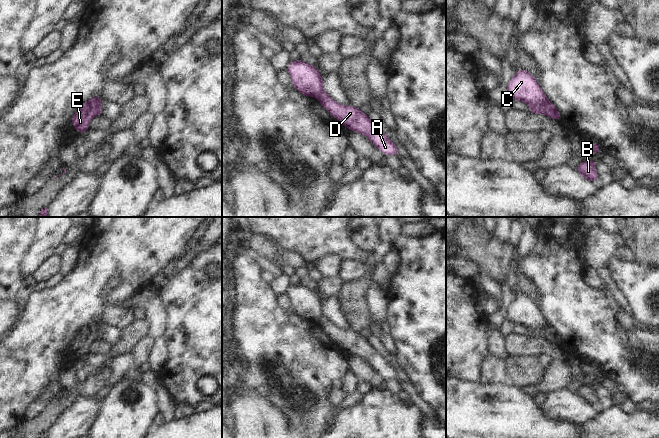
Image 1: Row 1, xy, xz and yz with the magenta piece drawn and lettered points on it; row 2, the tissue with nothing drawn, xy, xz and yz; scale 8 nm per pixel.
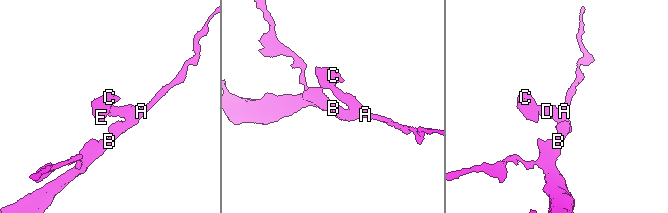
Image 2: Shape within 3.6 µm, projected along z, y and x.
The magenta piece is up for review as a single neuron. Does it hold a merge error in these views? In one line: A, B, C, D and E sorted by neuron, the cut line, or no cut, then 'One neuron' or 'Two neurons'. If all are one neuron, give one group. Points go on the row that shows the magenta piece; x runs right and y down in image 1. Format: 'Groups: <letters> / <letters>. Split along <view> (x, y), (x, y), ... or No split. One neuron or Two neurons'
Groups: A B D / C E. Split along yz (548, 100), (544, 113). Two neurons.

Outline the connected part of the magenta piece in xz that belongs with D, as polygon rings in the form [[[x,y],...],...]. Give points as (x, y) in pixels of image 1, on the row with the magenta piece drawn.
[[[325,91],[317,97],[319,103],[349,131],[367,137],[381,153],[398,156],[398,148],[367,116],[353,105],[344,106],[334,101]]]

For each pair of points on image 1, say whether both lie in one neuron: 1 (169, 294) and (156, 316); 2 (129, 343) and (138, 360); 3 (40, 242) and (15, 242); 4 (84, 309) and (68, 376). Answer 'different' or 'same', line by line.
1: different
2: different
3: different
4: different

